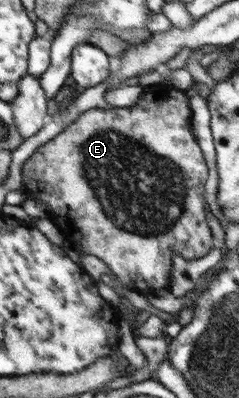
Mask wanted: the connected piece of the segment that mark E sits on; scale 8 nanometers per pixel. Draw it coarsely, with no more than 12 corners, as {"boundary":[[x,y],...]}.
{"boundary":[[188,97],[88,109],[21,190],[120,287],[216,247]]}

